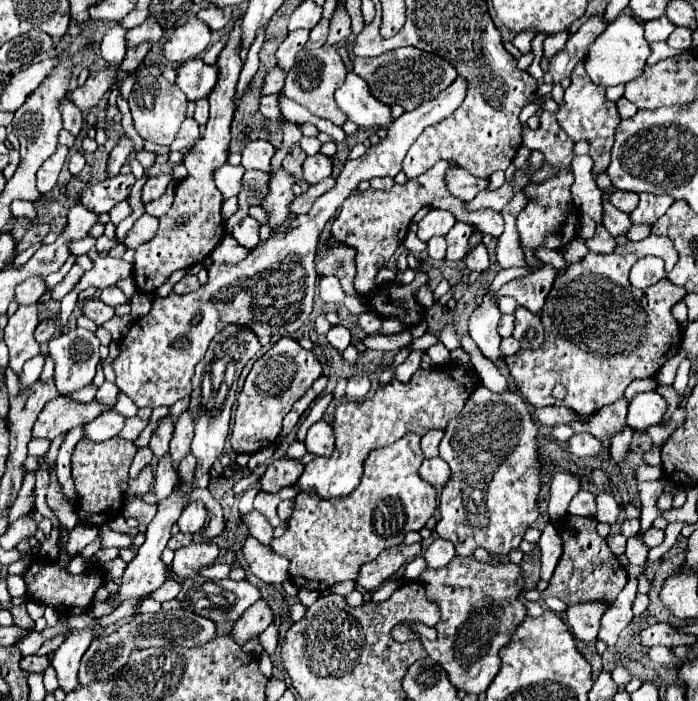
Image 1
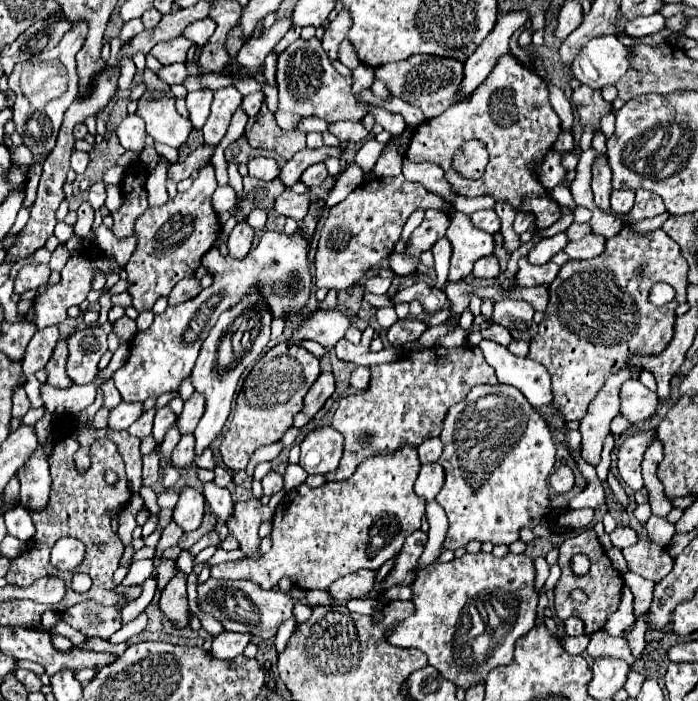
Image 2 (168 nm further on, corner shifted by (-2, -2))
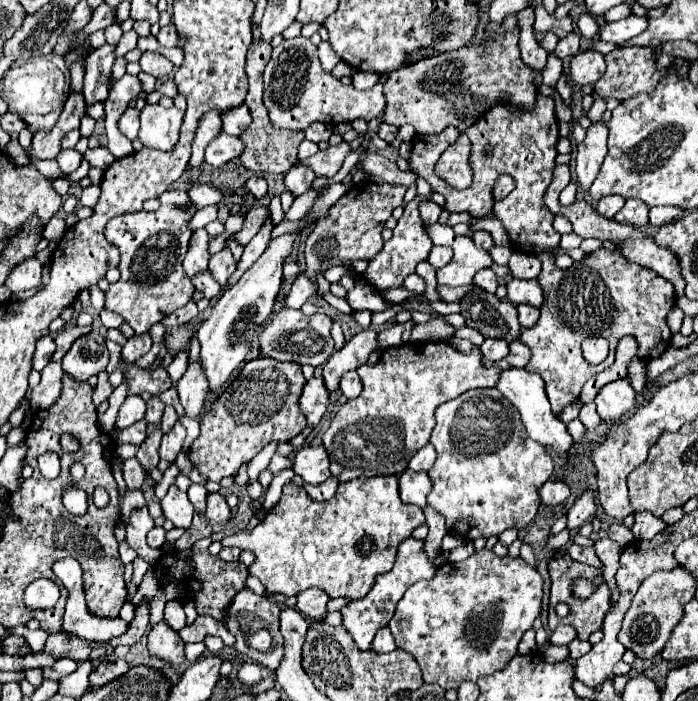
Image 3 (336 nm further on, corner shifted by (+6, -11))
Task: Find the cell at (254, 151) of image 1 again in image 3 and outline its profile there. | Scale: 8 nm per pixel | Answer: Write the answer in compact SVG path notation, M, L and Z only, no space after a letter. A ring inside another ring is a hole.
M251 176L251 178L245 182L245 190L251 192L251 194L259 200L259 198L263 198L263 196L267 194L267 182L265 182L265 178L261 178L261 176Z

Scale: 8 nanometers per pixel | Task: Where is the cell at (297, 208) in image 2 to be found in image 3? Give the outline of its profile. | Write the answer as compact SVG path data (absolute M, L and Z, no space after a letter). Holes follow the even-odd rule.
M255 206L255 208L251 208L249 212L247 212L247 216L245 216L245 224L243 224L243 228L237 232L237 242L239 244L247 244L259 230L261 230L261 226L267 222L267 220L271 220L271 210L267 208L267 206Z

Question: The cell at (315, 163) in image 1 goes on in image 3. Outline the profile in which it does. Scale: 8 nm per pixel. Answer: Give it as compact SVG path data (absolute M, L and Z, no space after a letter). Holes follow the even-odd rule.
M293 166L285 174L285 186L293 196L307 192L311 188L313 180L315 180L315 172L311 172L311 168L307 168L307 166Z

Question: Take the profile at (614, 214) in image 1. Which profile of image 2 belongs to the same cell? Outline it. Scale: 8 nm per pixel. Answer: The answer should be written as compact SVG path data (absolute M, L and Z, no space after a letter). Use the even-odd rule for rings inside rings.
M597 155L593 165L591 165L591 189L593 189L593 195L595 195L595 203L605 211L605 213L611 213L611 207L609 207L609 195L611 195L611 169L607 165L607 155Z

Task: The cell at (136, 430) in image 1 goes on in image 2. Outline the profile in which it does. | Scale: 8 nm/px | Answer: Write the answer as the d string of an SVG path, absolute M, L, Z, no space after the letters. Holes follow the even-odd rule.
M155 409L145 411L127 431L129 431L133 437L139 437L139 439L151 435L151 429L153 429L153 415L155 415Z

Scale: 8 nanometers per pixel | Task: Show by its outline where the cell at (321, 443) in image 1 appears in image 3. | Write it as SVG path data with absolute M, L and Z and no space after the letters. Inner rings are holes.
M303 446L295 452L293 472L303 478L305 484L321 484L325 482L329 472L329 456L323 446Z

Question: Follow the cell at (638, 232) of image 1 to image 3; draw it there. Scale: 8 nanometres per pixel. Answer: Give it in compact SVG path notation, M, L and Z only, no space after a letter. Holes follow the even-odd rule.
M657 206L657 208L651 208L649 212L649 222L653 226L661 226L665 222L671 222L675 218L681 216L681 210L675 208L675 206Z

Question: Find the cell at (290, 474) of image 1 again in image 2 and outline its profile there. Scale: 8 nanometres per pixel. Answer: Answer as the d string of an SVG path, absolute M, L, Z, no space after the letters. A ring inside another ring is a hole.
M269 471L269 473L261 479L261 485L263 485L263 495L271 497L273 493L277 493L277 491L283 489L283 477L281 477L277 471Z

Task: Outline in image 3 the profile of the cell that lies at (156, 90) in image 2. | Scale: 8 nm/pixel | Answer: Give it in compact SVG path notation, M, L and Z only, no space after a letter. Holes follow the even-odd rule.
M145 104L141 110L141 130L139 140L147 148L171 150L179 142L179 126L183 122L183 112L173 108L163 108L161 104Z

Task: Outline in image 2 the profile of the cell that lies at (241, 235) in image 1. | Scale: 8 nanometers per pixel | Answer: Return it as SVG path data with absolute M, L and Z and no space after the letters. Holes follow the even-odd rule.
M239 221L227 241L229 255L233 259L243 259L251 249L251 241L253 241L253 227L247 221Z

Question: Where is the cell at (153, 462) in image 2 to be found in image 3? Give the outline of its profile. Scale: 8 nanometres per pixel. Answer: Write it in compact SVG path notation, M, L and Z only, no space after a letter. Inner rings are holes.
M159 426L145 438L145 442L139 446L139 452L137 452L137 460L141 462L143 470L149 474L151 470L157 468L159 464L159 442L161 442L161 430Z

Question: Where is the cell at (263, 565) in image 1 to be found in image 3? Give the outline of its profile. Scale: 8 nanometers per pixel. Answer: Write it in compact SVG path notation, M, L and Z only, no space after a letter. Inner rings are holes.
M215 492L215 494L209 494L207 498L207 510L205 510L205 516L209 522L215 522L215 524L229 524L231 522L231 508L227 506L225 498Z

